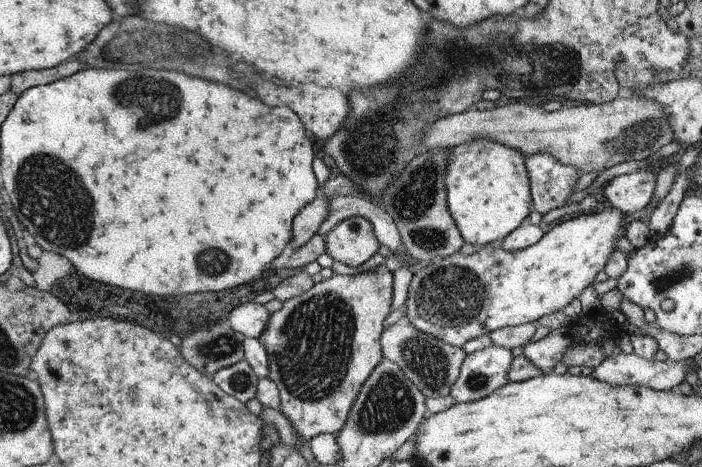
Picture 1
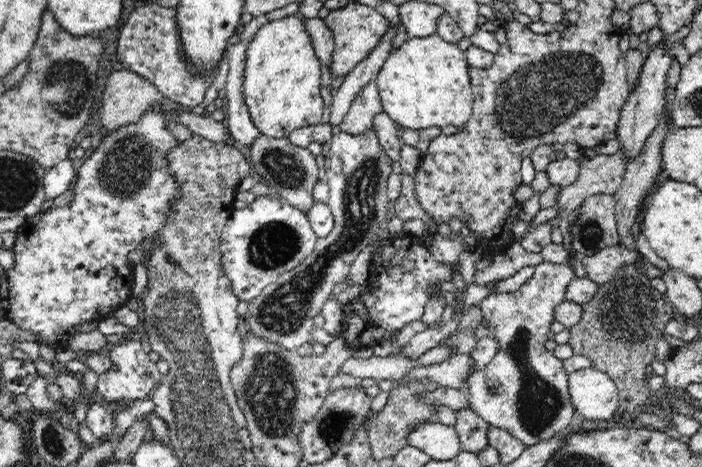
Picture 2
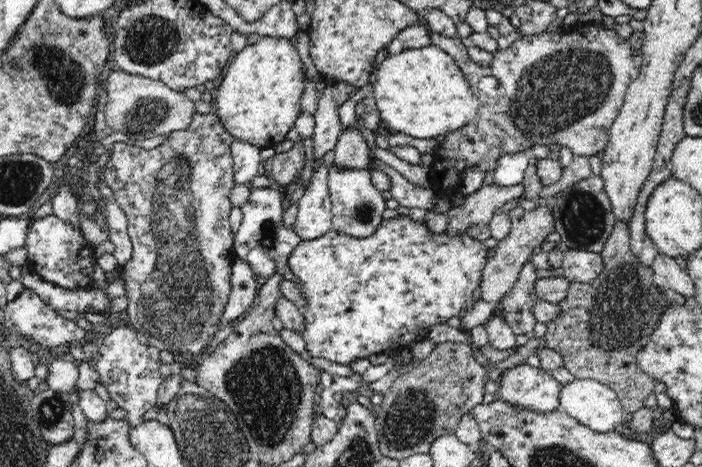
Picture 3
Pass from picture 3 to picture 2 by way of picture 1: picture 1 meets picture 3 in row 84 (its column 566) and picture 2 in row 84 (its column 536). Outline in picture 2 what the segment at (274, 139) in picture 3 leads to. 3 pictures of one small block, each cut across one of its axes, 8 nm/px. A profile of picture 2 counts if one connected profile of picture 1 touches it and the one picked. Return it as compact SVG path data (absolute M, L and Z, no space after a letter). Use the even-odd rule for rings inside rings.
M300 13L262 25L247 44L242 94L256 129L269 138L288 138L294 130L321 122L325 105L320 95L321 60L317 57Z

